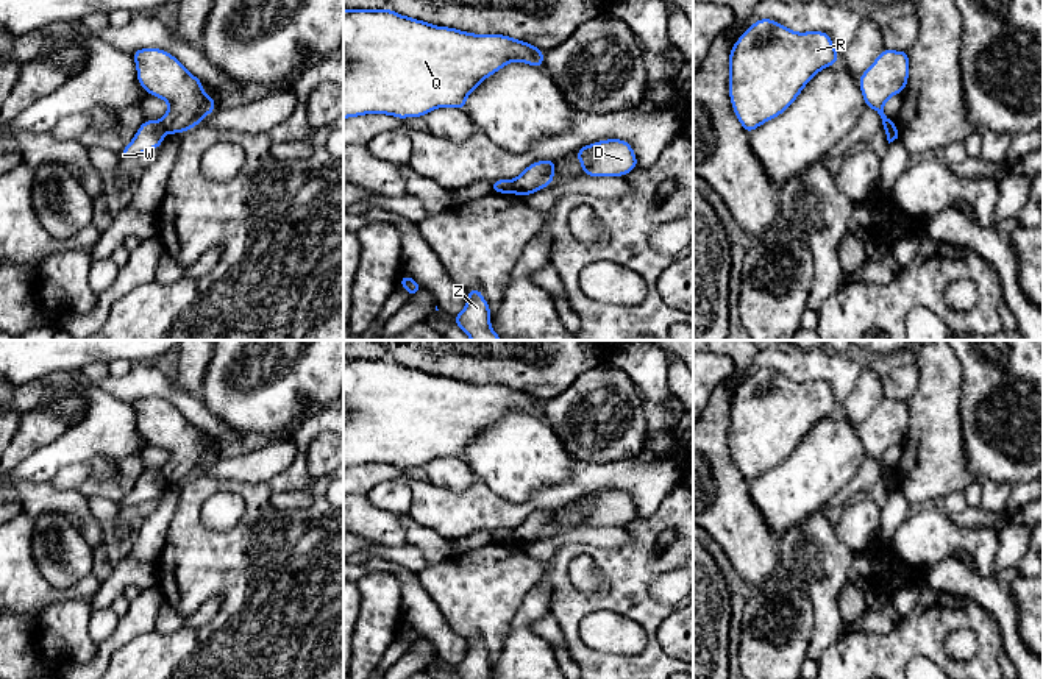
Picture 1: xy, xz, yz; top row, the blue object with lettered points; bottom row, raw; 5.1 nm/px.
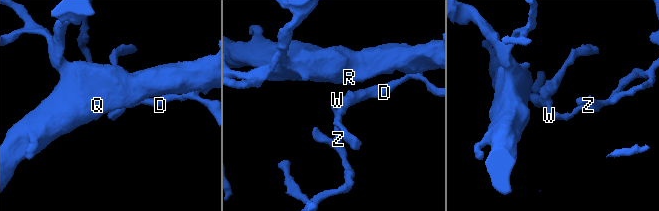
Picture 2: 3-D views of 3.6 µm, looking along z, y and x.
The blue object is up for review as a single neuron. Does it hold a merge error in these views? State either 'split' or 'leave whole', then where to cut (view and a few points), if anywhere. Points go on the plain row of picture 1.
split | xz (511, 529), (512, 542)

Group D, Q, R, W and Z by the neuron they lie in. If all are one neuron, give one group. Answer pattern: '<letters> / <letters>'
D Q R / W Z

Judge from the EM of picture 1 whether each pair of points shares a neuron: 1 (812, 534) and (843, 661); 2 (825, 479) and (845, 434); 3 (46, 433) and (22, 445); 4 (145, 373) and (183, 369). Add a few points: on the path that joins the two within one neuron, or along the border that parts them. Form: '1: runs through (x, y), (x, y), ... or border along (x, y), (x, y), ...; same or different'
1: border along (843, 634), (817, 659); different
2: runs through (825, 469), (825, 461), (834, 445); same
3: runs through (39, 433), (28, 439); same
4: border along (169, 372), (170, 383), (175, 387), (197, 395); different

